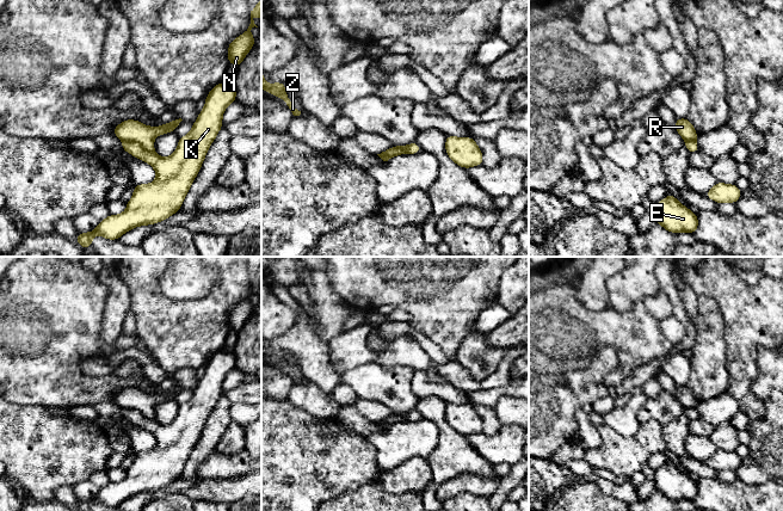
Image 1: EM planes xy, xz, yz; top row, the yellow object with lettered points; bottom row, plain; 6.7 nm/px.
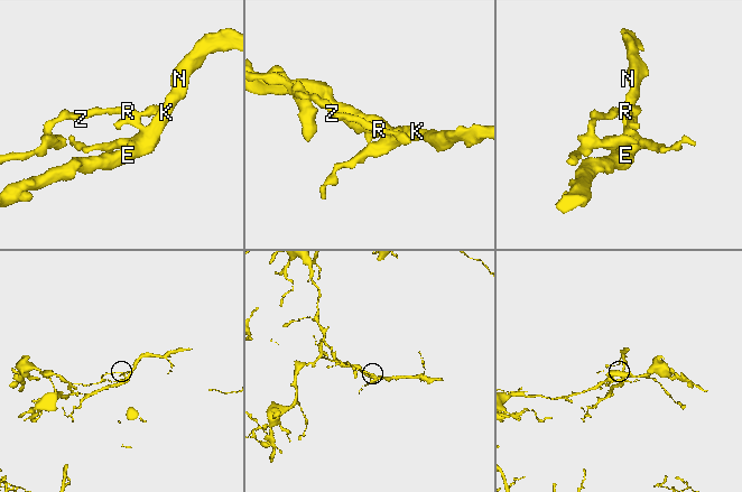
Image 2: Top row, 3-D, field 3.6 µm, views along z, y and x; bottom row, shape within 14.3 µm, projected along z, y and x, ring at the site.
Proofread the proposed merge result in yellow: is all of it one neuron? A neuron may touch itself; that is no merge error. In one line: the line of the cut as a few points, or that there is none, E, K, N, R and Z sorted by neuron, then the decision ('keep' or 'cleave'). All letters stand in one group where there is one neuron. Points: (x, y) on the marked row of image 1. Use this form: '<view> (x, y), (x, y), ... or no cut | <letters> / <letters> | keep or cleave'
xy (123, 141), (136, 141), (146, 149), (153, 152) | E K N / R Z | cleave

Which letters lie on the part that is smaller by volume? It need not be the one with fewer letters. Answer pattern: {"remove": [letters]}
{"remove": ["E", "K", "N"]}

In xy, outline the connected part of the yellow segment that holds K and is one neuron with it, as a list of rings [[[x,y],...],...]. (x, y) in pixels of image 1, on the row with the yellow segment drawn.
[[[215,85],[206,96],[205,105],[192,124],[192,130],[179,137],[175,152],[167,158],[146,150],[137,142],[122,142],[122,149],[149,164],[155,170],[156,178],[152,184],[135,185],[122,214],[110,214],[98,222],[94,230],[78,233],[75,241],[82,248],[91,248],[94,235],[118,240],[132,228],[155,224],[180,210],[211,143],[223,127],[224,110],[235,100],[234,85]]]

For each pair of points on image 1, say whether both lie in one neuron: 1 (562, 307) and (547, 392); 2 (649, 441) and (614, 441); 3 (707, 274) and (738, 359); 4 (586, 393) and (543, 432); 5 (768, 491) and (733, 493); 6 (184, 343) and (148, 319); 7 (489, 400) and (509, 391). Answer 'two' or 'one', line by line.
1: two
2: one
3: one
4: one
5: one
6: one
7: one

